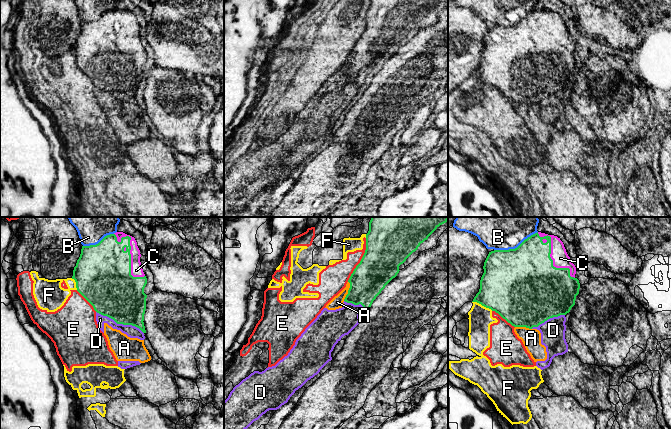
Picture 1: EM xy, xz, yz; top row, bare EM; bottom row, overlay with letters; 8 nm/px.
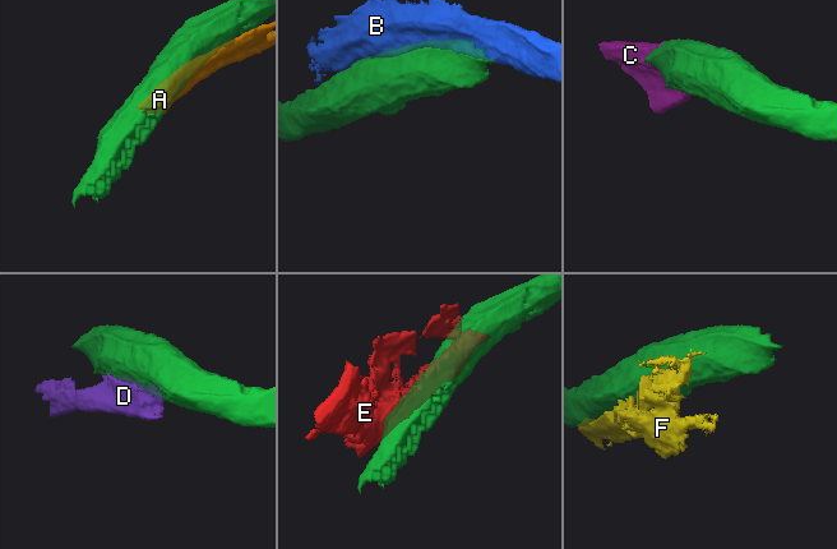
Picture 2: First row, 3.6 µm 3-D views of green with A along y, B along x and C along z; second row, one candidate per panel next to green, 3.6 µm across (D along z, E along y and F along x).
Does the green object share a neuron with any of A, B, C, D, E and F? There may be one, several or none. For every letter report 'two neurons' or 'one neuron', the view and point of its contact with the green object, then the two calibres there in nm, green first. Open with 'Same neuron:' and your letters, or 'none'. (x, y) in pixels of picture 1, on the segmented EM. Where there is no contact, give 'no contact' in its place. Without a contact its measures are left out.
Same neuron: C
A: two neurons; contact xz (348, 291); calibres 280 and 100 nm
B: two neurons; contact yz (515, 248); calibres 500 and 480 nm
C: one neuron; contact yz (550, 257); calibres 480 and 130 nm
D: two neurons; contact xy (120, 323); calibres 400 and 100 nm
E: two neurons; contact xz (361, 260); calibres 360 and 200 nm
F: two neurons; contact yz (482, 305); calibres 440 and 190 nm

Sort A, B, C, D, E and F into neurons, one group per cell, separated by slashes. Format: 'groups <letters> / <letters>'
groups A D / B / C / E F

